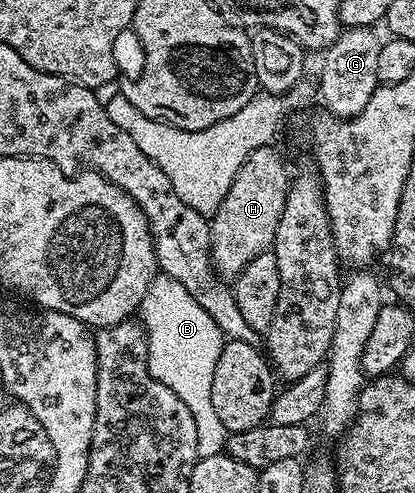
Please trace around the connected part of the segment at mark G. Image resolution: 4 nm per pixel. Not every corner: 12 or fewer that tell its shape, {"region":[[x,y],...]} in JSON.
{"region":[[341,30],[323,52],[327,114],[353,119],[376,92],[381,36]]}

